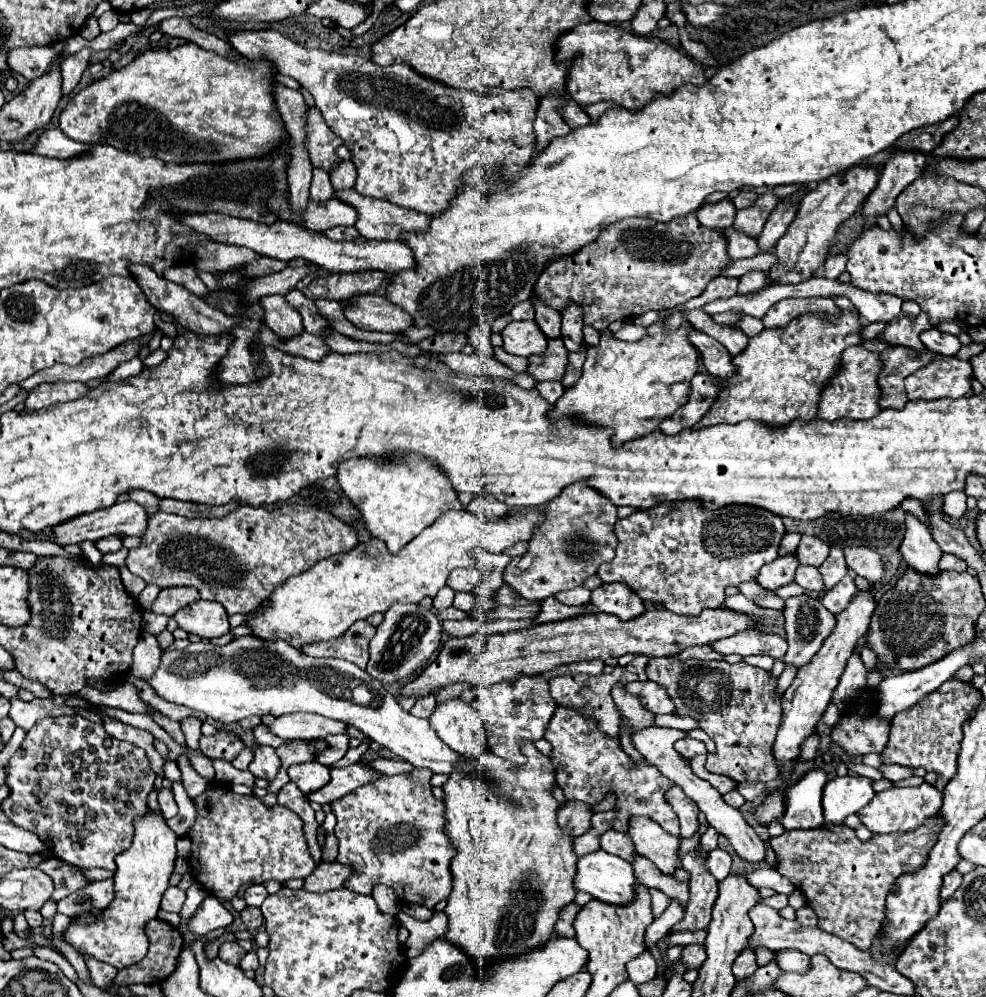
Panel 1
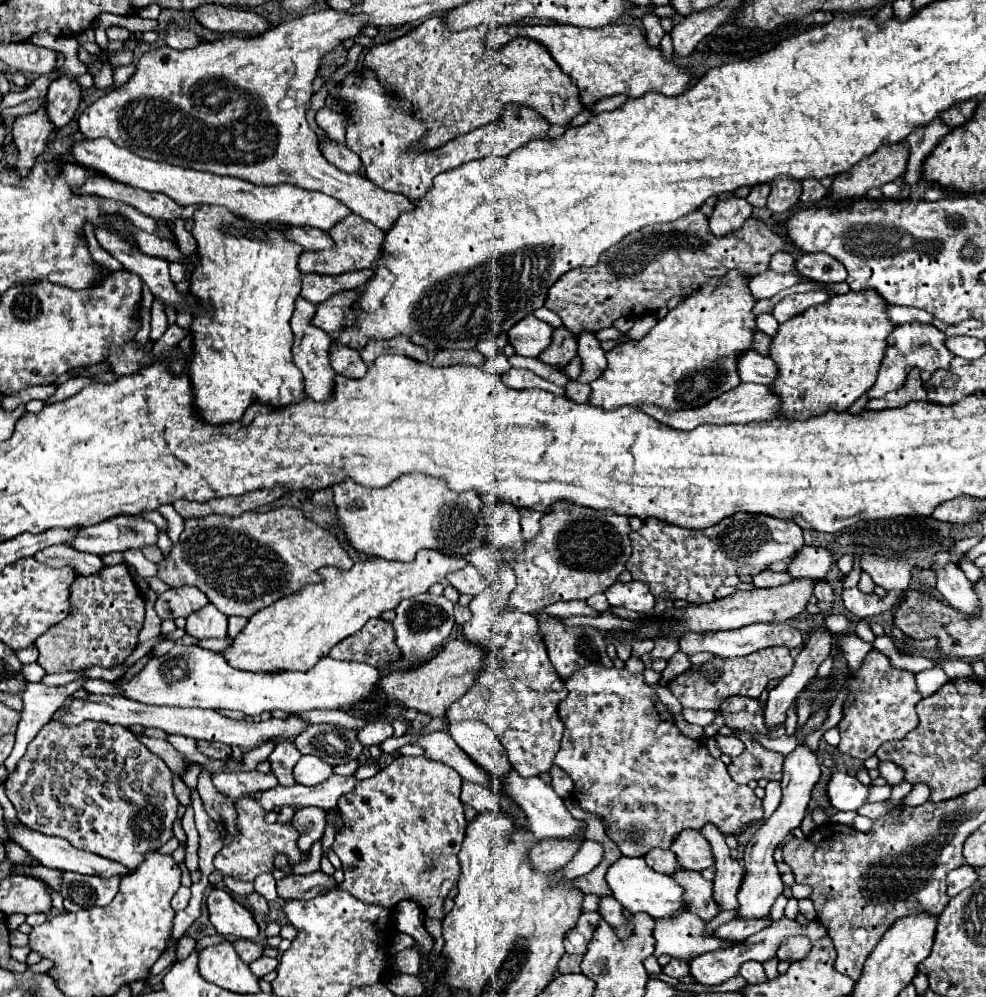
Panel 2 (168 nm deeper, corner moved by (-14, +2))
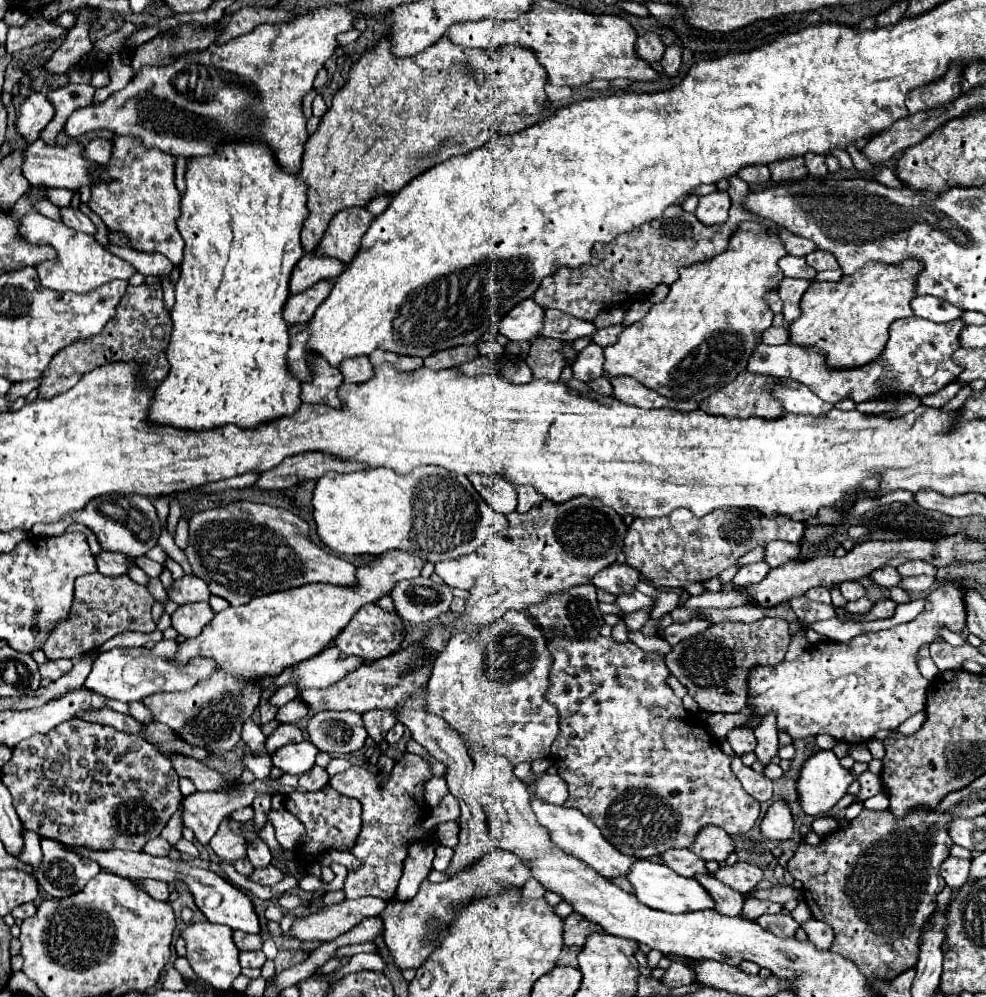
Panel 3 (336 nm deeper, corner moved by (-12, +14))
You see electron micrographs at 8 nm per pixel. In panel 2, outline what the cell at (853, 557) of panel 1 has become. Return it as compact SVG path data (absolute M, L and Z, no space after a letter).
M872 554L862 556L862 570L868 572L876 586L884 590L908 590L910 588L910 560L890 560Z

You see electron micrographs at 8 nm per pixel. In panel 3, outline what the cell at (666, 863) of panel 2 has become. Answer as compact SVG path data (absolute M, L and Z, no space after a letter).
M672 848L672 850L666 850L662 856L662 864L666 864L668 868L672 868L676 874L680 876L694 876L694 874L706 874L706 866L704 866L704 860L698 858L696 854L692 854L690 850L680 850L680 848Z

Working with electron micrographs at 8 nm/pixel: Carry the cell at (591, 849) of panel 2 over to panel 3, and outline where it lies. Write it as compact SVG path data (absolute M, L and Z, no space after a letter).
M530 878L524 886L522 886L522 896L524 898L540 898L544 896L544 886L540 886L540 882L536 882L536 878Z

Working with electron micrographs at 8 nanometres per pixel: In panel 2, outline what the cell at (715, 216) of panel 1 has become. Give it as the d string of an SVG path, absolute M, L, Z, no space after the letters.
M728 198L728 200L718 200L714 206L710 220L710 230L716 236L724 236L730 234L734 230L738 230L746 218L752 216L752 206L744 200L744 198Z

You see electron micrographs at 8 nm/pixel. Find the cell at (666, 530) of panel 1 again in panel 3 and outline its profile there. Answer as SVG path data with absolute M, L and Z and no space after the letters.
M676 508L664 518L636 518L624 540L626 562L656 588L686 588L694 582L706 582L722 570L734 566L744 554L772 540L800 542L804 522L784 516L764 516L752 508L718 508L704 518L696 518L686 508Z

